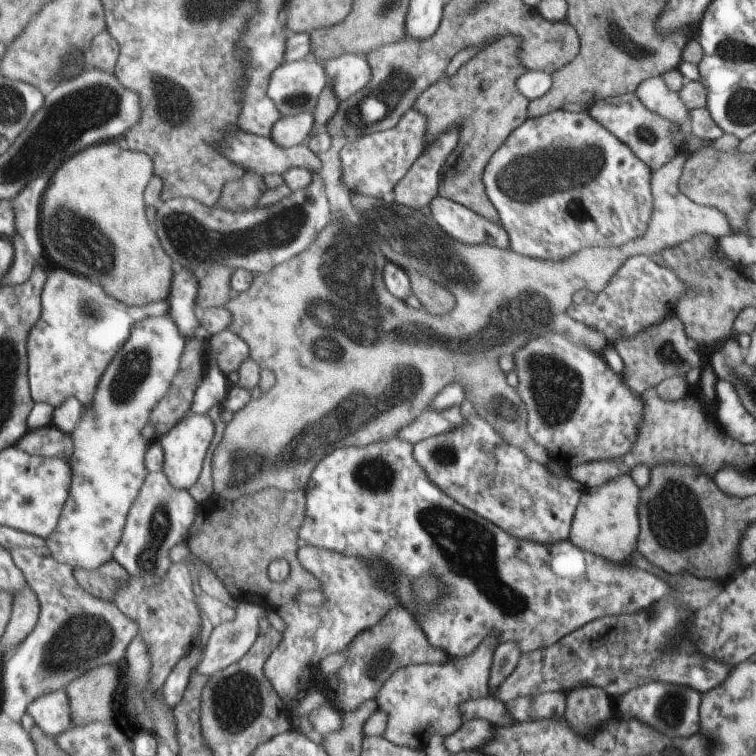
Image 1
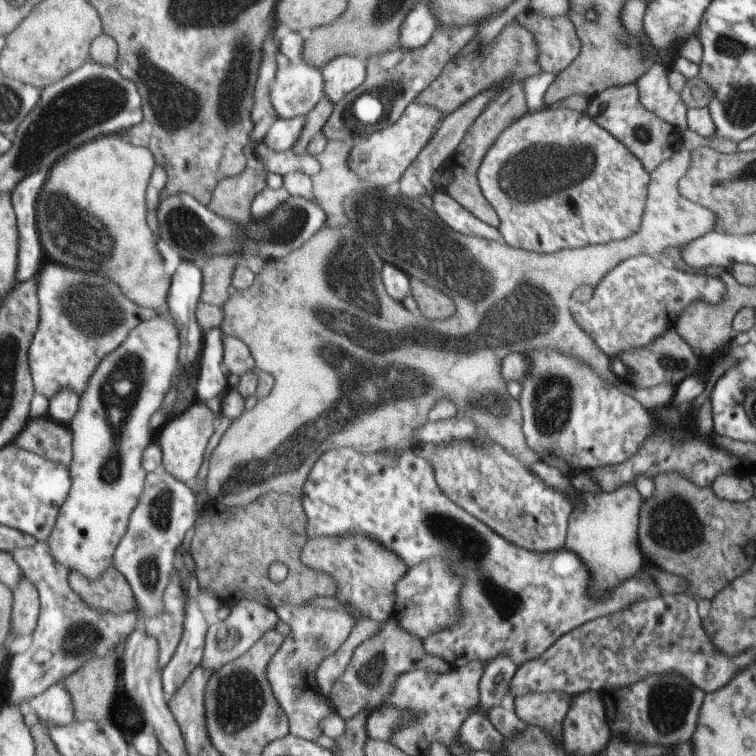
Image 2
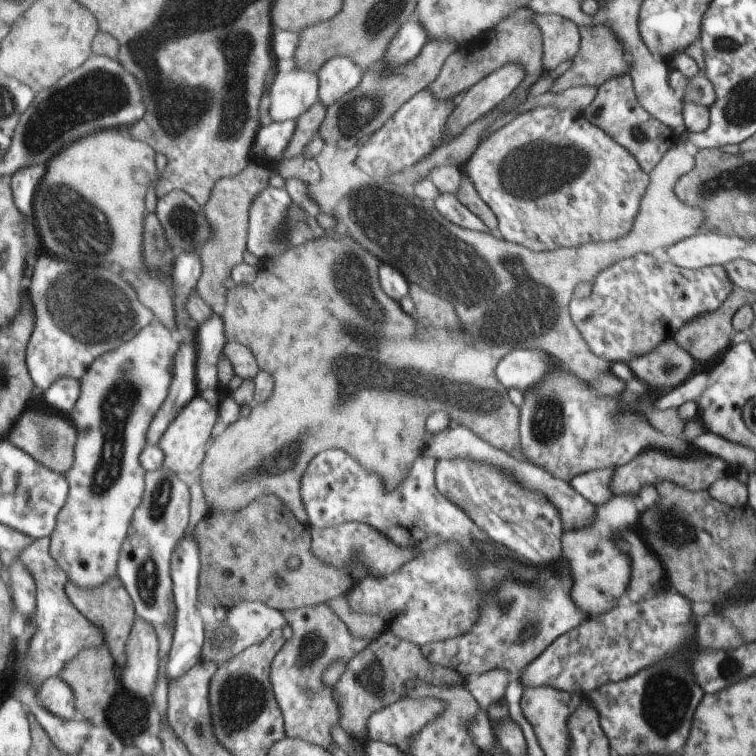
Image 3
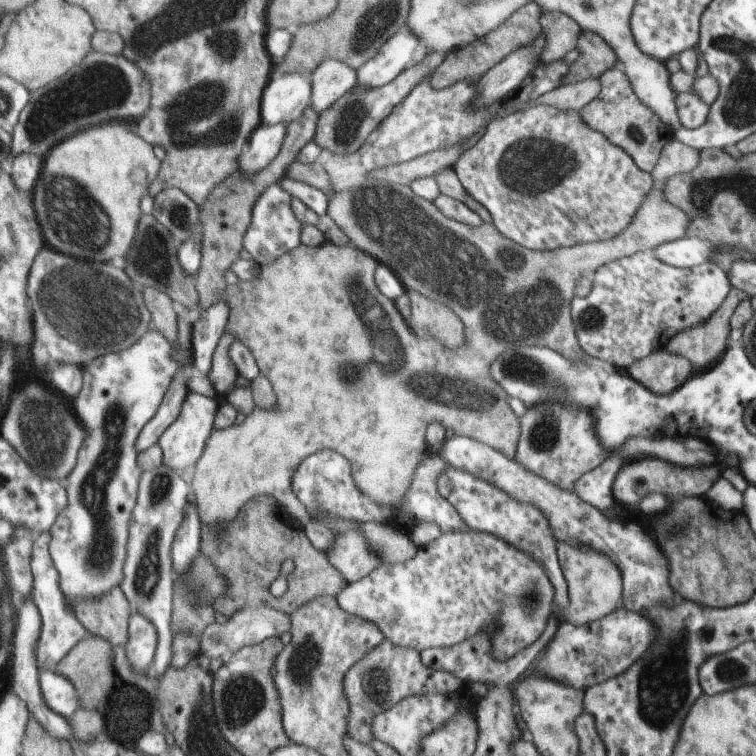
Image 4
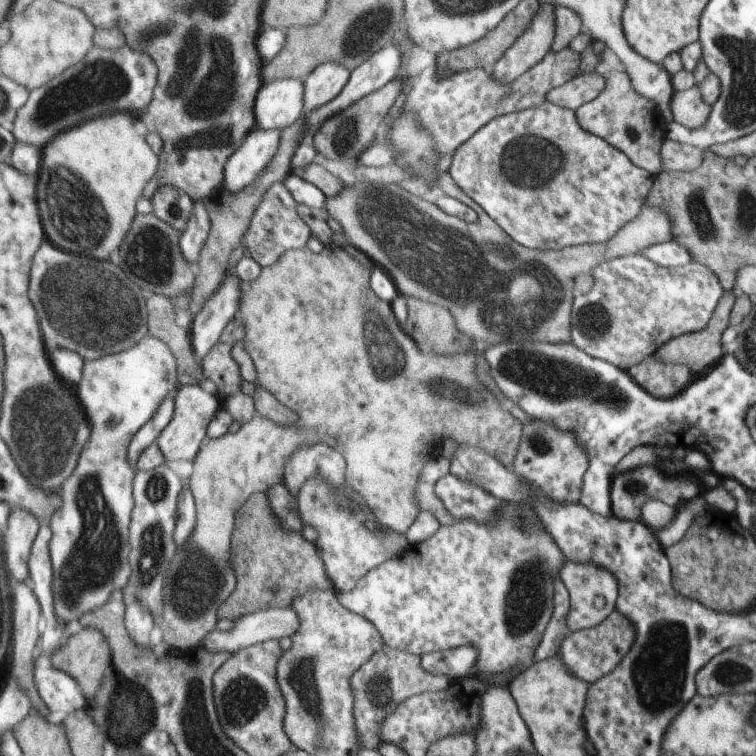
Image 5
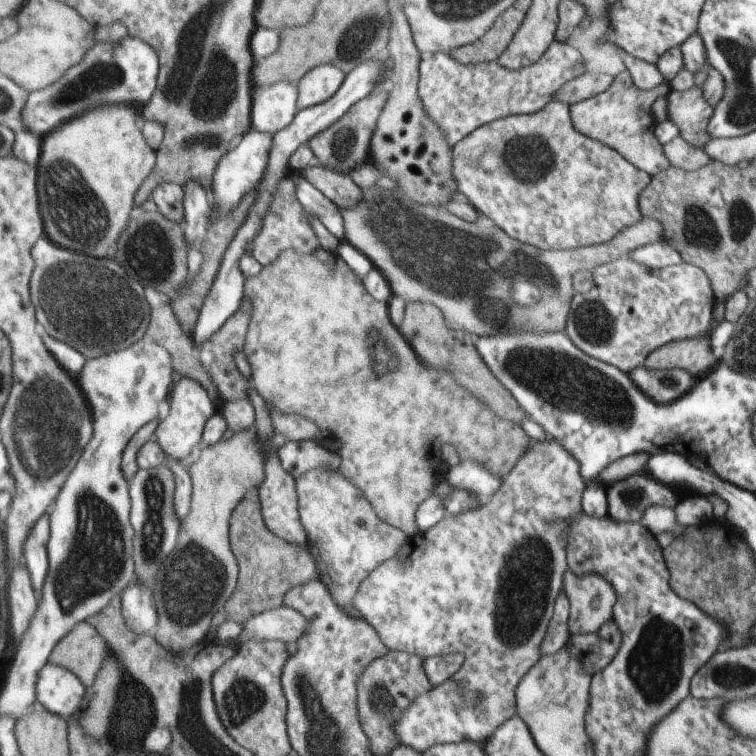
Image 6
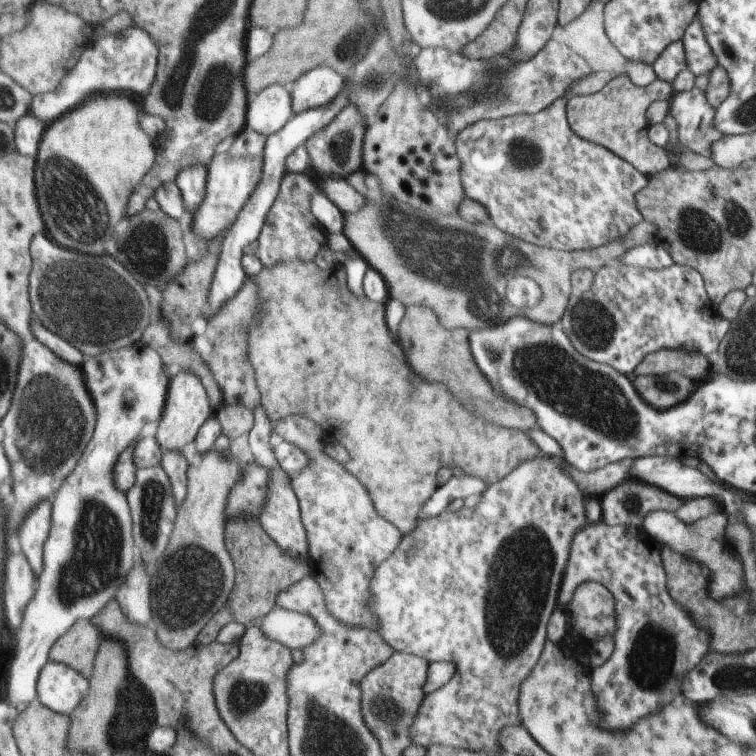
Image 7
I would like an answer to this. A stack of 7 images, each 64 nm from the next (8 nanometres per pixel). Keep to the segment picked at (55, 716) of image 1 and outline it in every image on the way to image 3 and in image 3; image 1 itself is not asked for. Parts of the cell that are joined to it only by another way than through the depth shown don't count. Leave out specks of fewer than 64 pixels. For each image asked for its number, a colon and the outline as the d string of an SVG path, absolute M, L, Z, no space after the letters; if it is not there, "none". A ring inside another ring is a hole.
2: M65 684L49 688L49 692L43 692L43 696L29 700L27 710L35 712L39 722L45 724L49 732L71 726L77 720L75 700L73 700L71 692L65 688Z
3: M53 678L47 680L43 690L37 694L41 704L53 714L59 716L67 722L79 720L79 710L77 710L77 696L71 684L67 684L63 678Z

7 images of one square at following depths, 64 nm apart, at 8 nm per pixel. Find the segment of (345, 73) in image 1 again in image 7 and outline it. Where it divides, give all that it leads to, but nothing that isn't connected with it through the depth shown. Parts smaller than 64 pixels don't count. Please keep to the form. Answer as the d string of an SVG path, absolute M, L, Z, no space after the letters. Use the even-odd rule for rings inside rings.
M327 66L313 68L291 86L295 114L327 106L331 100L335 100L335 96L339 96L343 86L343 78L337 70Z

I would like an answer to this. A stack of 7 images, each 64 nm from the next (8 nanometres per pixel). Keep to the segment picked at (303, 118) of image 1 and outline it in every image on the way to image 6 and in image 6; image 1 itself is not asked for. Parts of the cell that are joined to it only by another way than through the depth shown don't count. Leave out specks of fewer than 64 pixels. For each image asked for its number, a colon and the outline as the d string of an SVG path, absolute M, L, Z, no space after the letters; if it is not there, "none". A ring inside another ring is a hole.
2: M295 116L291 120L277 118L277 122L267 130L263 140L271 150L285 152L295 146L299 136L303 134L303 128L305 128L305 116Z
3: M289 120L289 122L273 122L259 130L259 136L255 136L255 144L263 150L267 162L279 160L283 156L287 144L295 136L295 128L297 120Z
4: M275 124L275 126L259 126L249 136L247 152L239 156L239 172L253 176L255 172L261 172L279 156L279 150L283 148L283 140L287 136L289 124Z
5: M261 130L249 132L243 146L227 160L227 170L223 178L223 188L229 192L239 192L249 186L275 158L281 144L281 130Z
6: M249 130L243 140L239 140L239 144L235 148L231 148L231 152L227 152L215 170L213 176L213 186L211 186L211 198L215 200L215 210L219 216L225 216L227 212L231 212L239 200L243 200L243 196L247 192L251 192L255 188L255 184L259 184L259 180L263 178L263 174L267 172L267 162L271 156L271 148L273 148L273 134L263 134L259 130Z

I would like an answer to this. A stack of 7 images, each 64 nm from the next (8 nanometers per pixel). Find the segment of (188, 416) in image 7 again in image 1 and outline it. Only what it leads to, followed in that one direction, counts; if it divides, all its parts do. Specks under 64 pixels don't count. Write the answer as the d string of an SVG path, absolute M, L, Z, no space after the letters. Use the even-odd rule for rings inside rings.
M193 414L161 440L167 452L165 474L177 490L189 492L193 488L211 438L211 422L203 414Z

